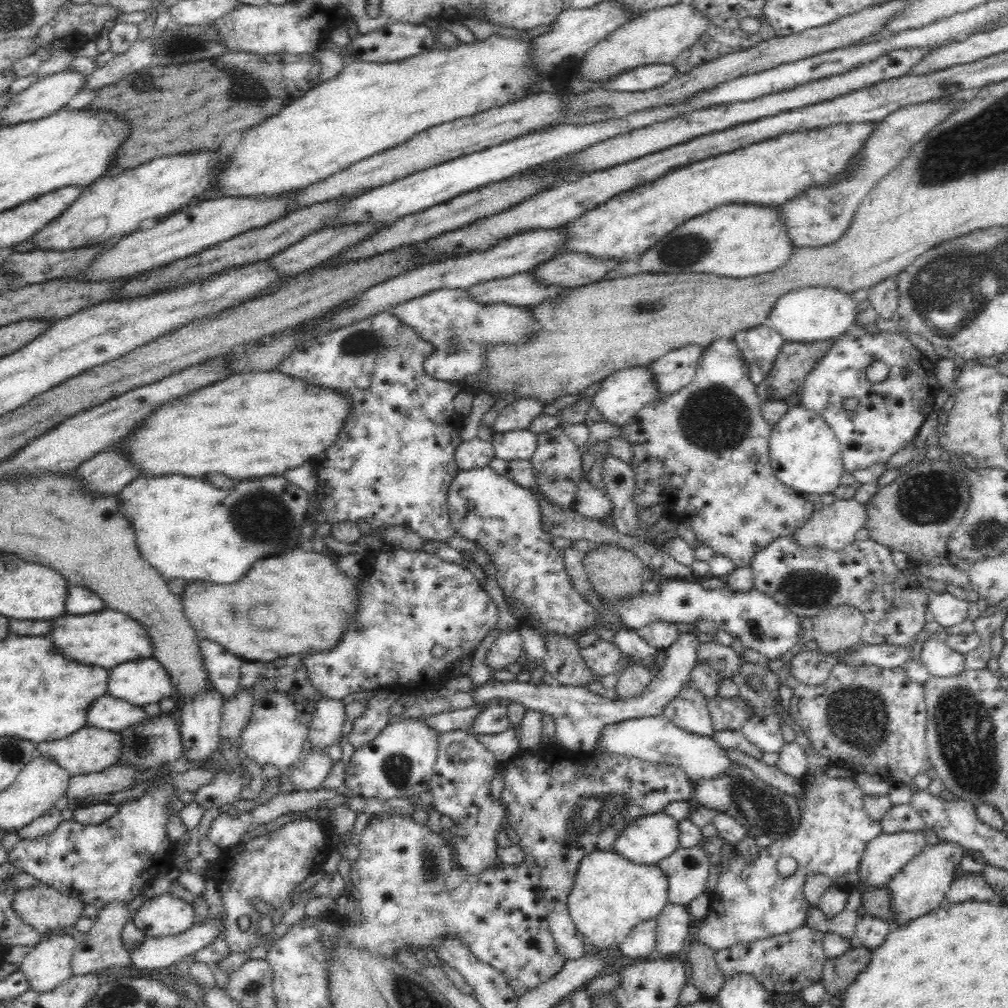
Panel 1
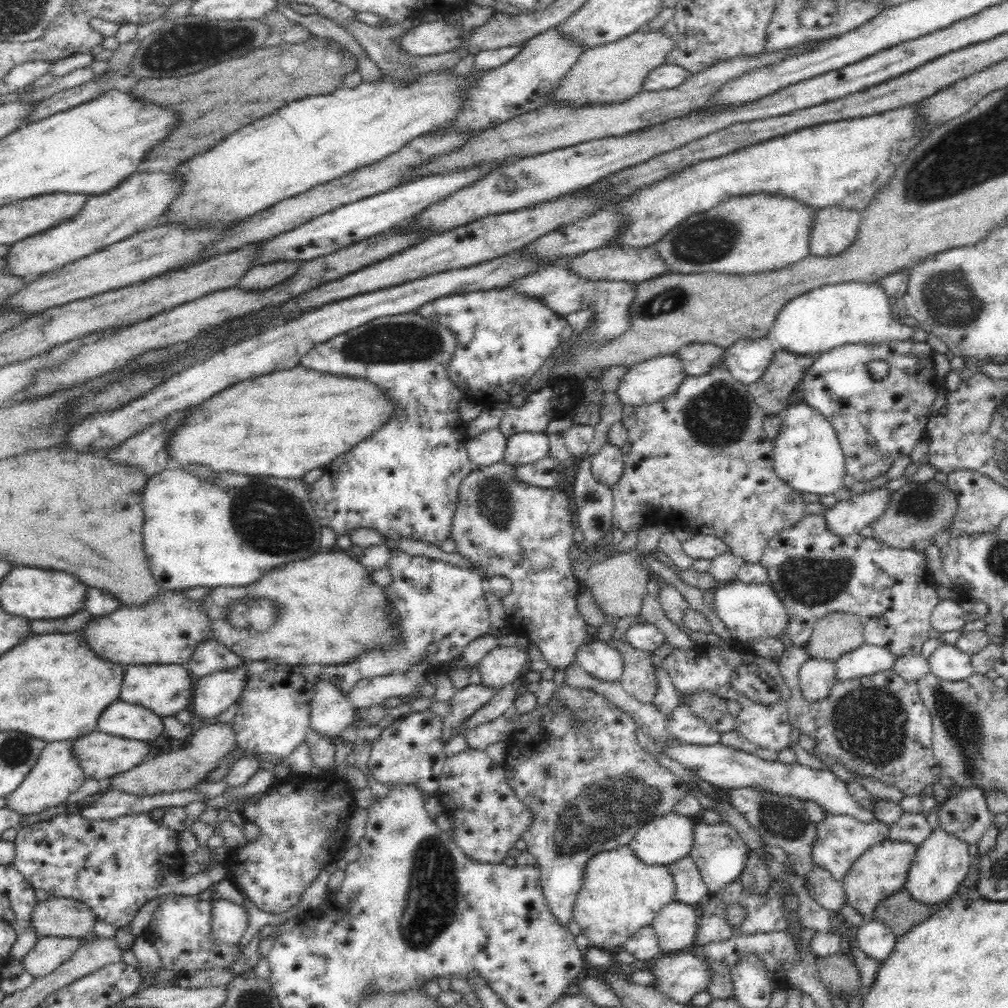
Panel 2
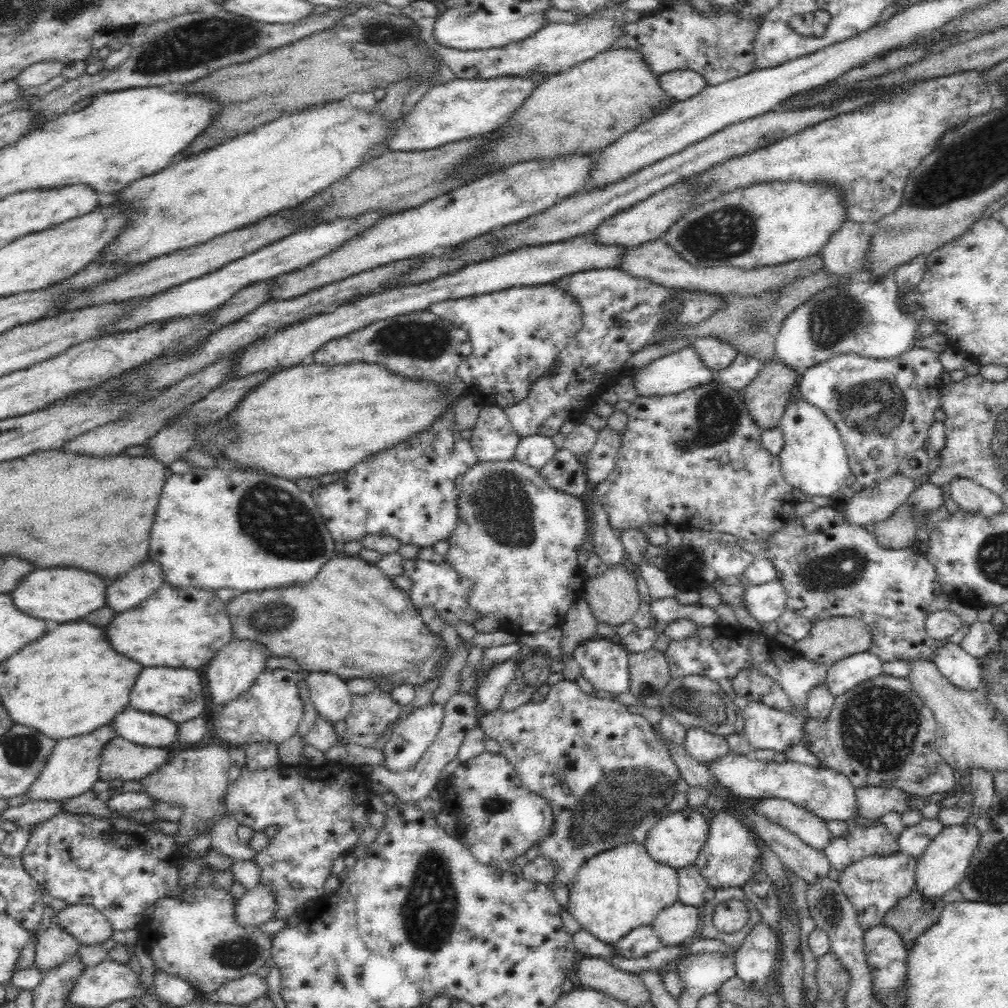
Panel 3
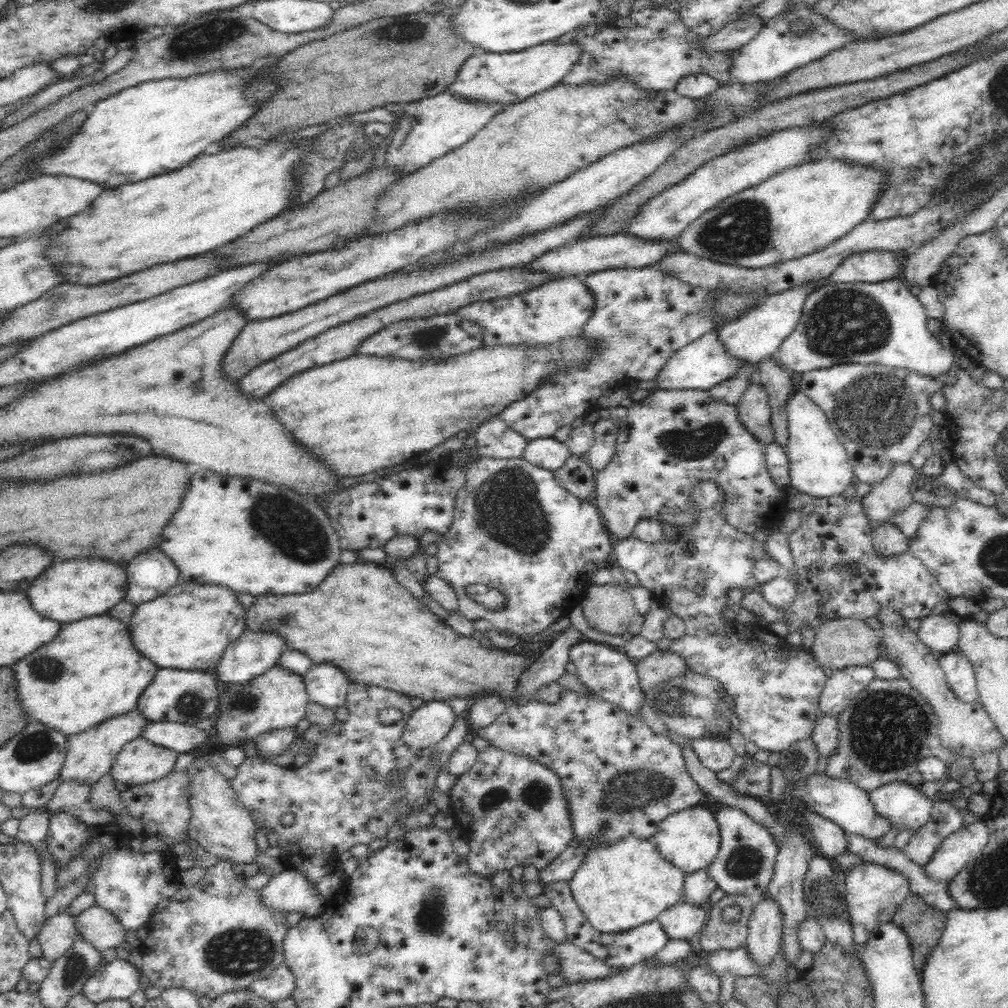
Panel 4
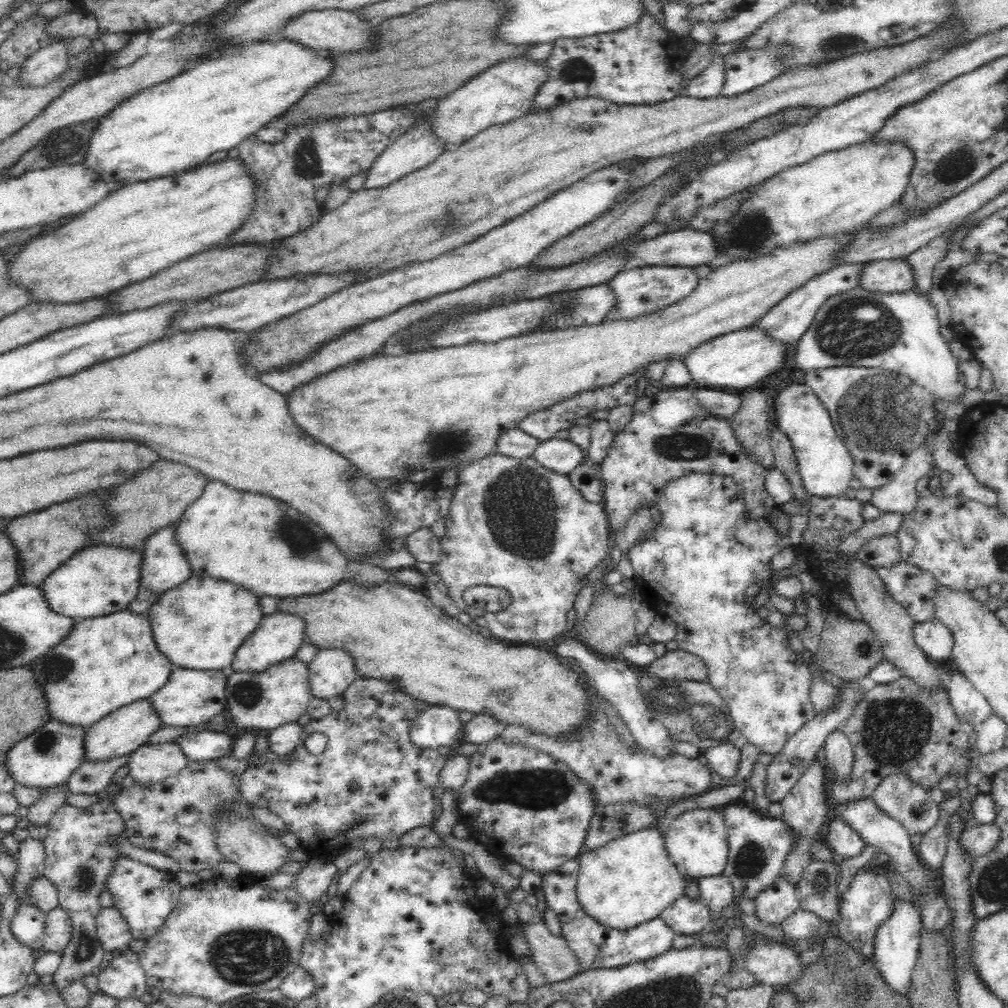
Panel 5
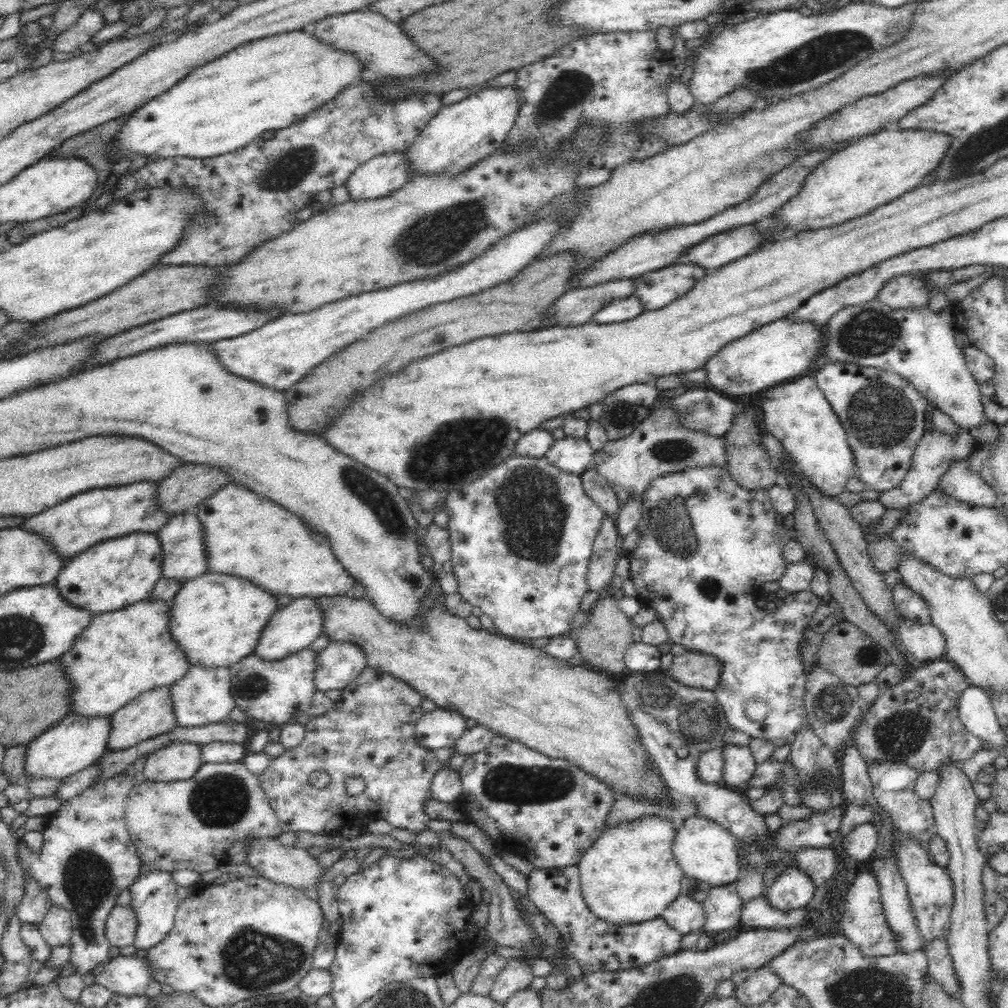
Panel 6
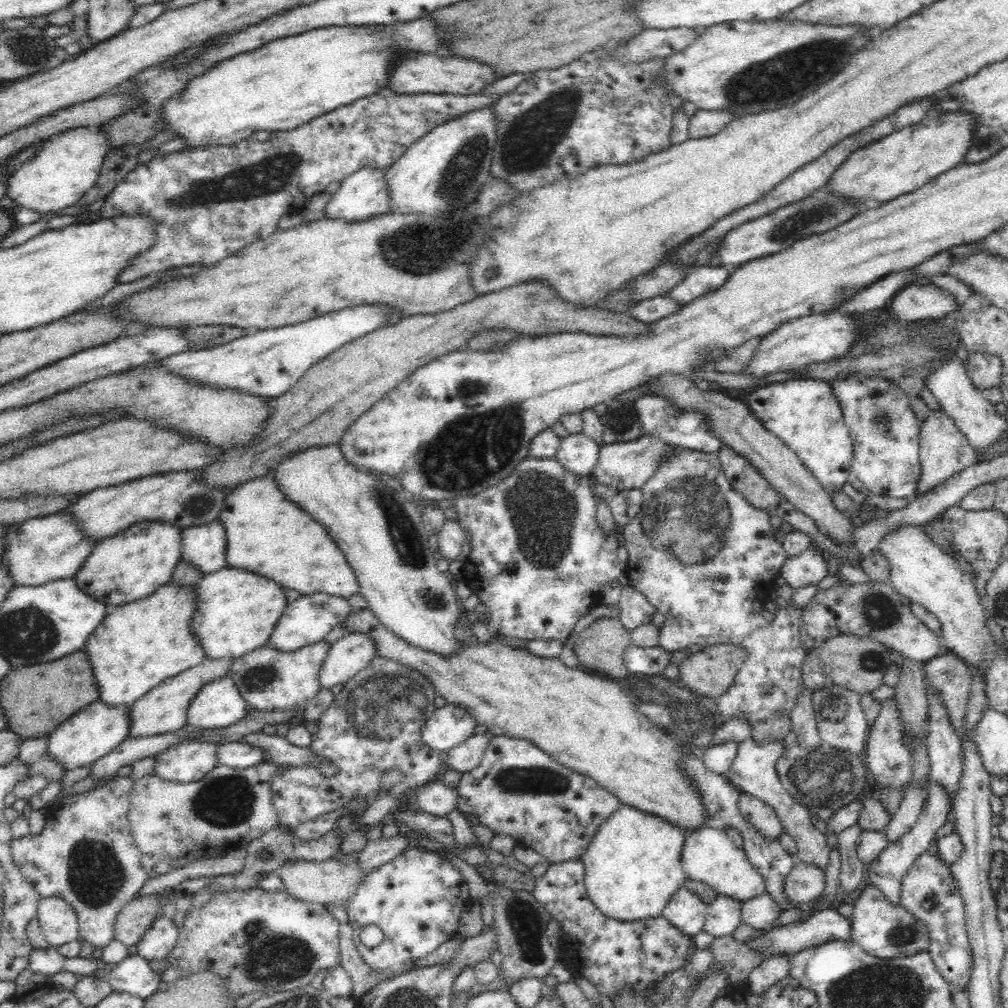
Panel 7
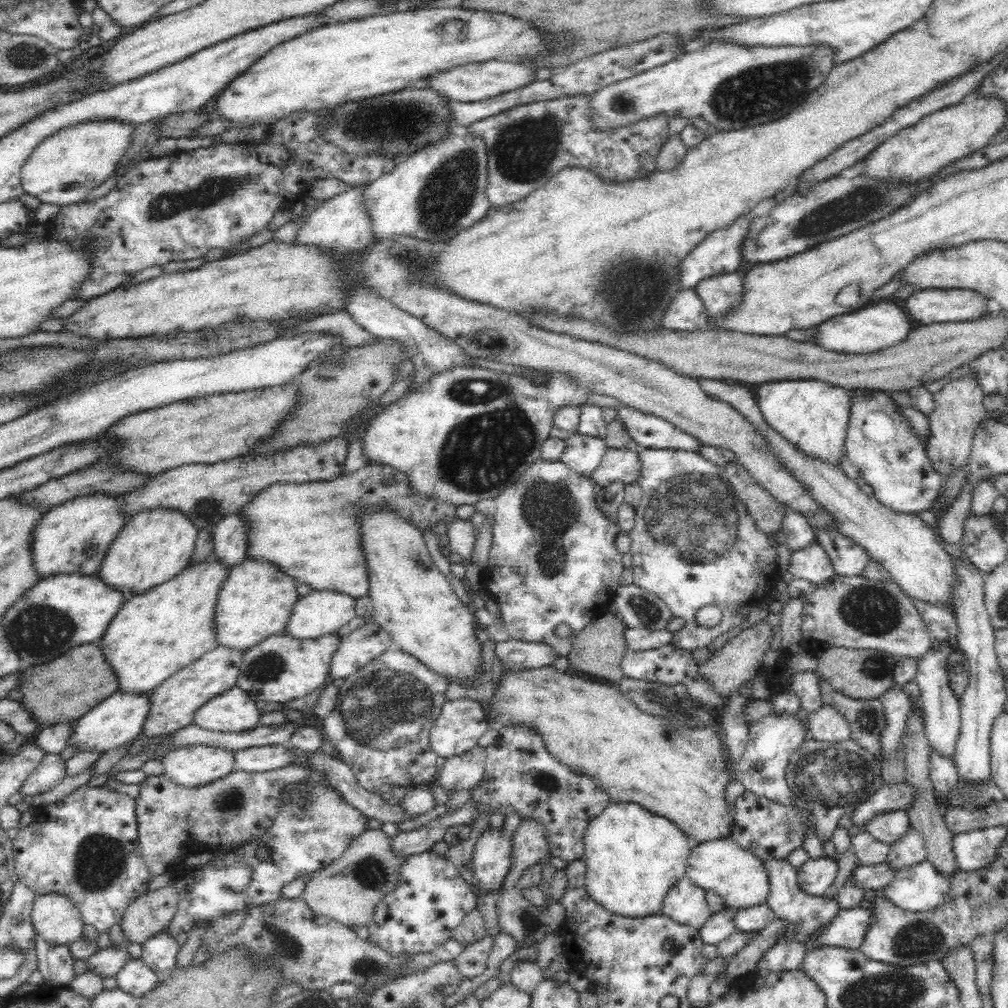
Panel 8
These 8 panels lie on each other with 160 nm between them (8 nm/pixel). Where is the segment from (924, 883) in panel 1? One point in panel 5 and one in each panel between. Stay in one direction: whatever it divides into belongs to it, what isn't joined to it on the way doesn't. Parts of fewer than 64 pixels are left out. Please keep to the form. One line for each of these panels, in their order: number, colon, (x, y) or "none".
2: (941, 862)
3: (943, 865)
4: (959, 848)
5: (979, 840)

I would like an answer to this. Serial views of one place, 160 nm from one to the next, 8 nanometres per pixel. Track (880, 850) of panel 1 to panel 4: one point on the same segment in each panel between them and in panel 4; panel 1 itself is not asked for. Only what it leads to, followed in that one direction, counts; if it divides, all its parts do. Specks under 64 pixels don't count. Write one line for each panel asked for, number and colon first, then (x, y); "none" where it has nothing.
2: (880, 871)
3: (873, 884)
4: (874, 892)

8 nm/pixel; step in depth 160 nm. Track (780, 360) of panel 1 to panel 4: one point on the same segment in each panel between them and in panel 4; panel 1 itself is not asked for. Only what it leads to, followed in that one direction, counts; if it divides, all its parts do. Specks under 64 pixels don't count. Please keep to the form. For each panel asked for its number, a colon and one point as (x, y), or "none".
2: (772, 391)
3: (767, 395)
4: (754, 411)

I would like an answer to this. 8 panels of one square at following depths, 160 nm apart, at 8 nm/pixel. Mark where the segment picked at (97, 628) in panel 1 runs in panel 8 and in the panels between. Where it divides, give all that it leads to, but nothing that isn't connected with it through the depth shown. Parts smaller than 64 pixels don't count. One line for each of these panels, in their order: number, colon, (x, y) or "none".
2: (166, 631)
3: (180, 627)
4: (187, 628)
5: (198, 624)
6: (216, 619)
7: (236, 610)
8: (255, 601)

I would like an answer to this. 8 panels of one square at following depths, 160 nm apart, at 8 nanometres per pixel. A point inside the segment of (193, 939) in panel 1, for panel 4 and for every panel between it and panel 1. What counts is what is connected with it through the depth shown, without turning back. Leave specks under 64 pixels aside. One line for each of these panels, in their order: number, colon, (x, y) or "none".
2: (228, 922)
3: (256, 906)
4: (288, 891)

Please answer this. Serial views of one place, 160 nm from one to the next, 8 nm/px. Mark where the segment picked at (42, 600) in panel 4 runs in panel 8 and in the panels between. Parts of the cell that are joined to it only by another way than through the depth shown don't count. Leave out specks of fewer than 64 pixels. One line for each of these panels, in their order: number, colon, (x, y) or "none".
5: (98, 580)
6: (115, 573)
7: (132, 564)
8: (154, 545)

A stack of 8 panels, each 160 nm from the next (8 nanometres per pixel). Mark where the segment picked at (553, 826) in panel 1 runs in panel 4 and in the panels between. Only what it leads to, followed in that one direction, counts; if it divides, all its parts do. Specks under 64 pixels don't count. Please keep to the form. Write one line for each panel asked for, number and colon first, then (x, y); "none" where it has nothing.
2: (589, 790)
3: (608, 779)
4: (620, 778)

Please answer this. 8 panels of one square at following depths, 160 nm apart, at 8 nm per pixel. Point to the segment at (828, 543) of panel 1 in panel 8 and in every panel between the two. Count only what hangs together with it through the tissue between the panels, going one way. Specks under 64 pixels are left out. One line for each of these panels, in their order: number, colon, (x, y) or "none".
2: (849, 516)
3: (871, 505)
4: (893, 494)
5: (899, 495)
6: (935, 451)
7: (944, 450)
8: (958, 408)

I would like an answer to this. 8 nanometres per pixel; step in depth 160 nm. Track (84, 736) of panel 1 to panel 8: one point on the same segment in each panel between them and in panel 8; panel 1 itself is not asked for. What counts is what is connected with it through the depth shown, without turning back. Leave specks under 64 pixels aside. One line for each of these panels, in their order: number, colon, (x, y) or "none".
2: (100, 756)
3: (121, 759)
4: (139, 762)
5: (150, 763)
6: (180, 761)
7: (188, 761)
8: (194, 765)

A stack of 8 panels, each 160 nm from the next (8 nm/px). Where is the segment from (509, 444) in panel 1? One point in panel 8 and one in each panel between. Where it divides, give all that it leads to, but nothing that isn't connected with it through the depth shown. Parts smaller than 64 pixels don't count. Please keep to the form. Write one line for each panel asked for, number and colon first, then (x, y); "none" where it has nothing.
2: (525, 447)
3: (535, 450)
4: (549, 453)
5: (562, 456)
6: (571, 455)
7: (578, 453)
8: (583, 453)

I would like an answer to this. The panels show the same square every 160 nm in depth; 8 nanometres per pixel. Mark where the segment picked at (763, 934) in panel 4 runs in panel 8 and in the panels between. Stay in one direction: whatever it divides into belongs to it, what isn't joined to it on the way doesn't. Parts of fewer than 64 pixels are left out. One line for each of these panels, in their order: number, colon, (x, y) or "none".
5: (773, 905)
6: (792, 889)
7: (805, 882)
8: (813, 877)

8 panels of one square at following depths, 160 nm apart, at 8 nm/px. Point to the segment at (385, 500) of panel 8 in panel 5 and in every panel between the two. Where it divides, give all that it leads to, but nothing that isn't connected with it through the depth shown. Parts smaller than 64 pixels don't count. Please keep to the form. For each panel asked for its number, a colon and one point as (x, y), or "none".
5: (262, 544)
6: (245, 535)
7: (264, 533)

